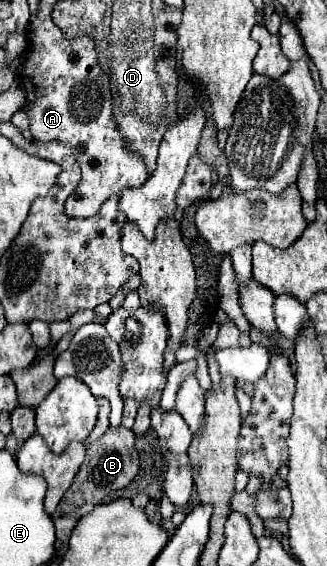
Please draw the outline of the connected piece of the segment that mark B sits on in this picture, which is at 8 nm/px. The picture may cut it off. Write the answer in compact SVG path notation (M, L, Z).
M123 426L109 428L97 442L89 444L81 470L77 472L71 488L65 492L55 514L51 516L57 530L57 540L61 542L69 540L77 520L89 514L97 504L103 504L111 492L125 488L135 478L137 472L139 472L139 454L135 450L135 434L129 428Z

